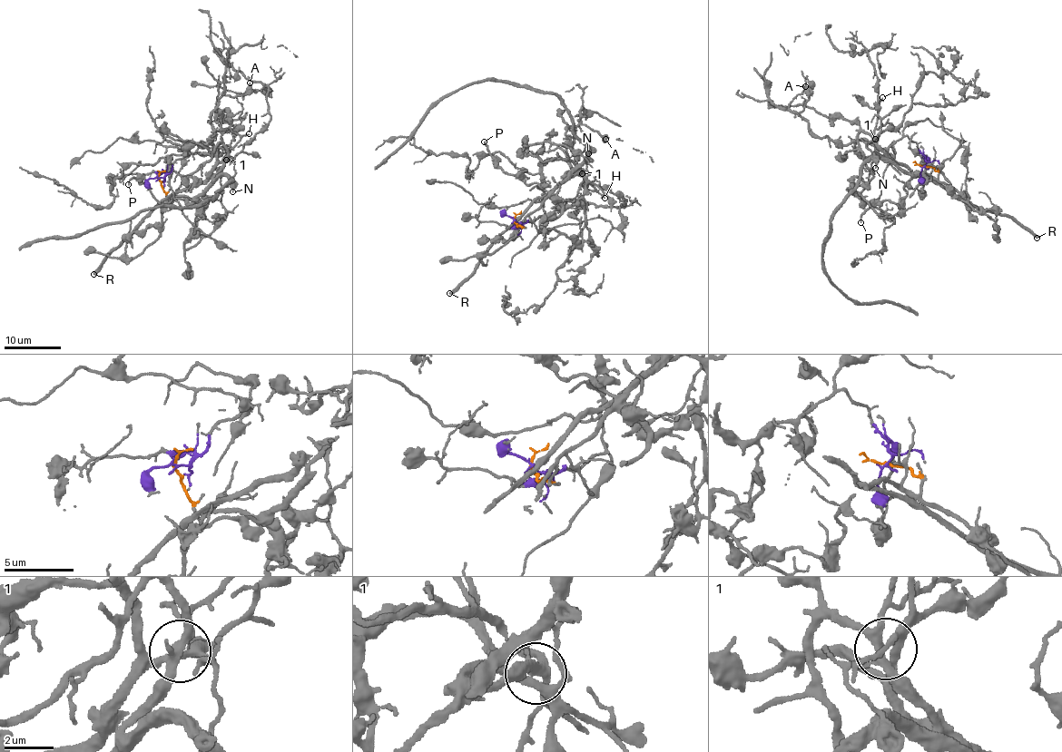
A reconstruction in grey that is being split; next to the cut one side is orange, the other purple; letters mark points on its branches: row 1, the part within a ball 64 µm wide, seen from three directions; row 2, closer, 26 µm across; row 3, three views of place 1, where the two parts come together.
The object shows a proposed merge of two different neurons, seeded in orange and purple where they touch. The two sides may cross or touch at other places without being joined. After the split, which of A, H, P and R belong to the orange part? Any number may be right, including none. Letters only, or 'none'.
H, P

